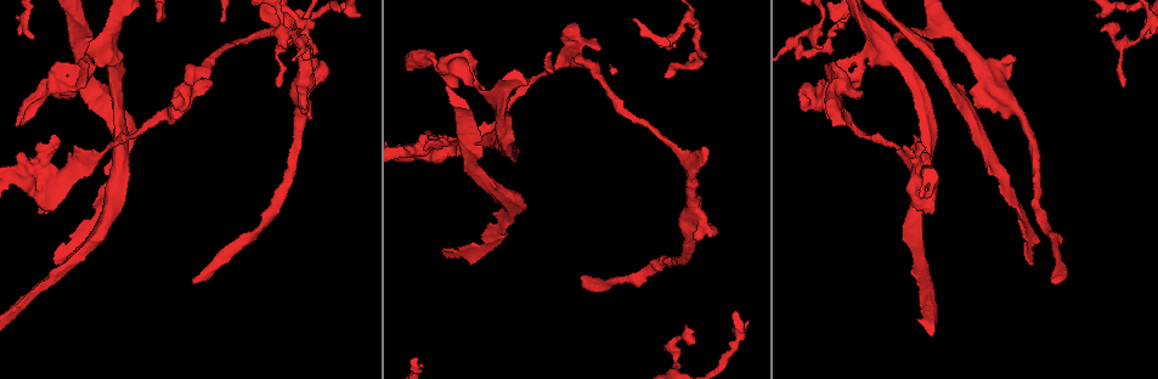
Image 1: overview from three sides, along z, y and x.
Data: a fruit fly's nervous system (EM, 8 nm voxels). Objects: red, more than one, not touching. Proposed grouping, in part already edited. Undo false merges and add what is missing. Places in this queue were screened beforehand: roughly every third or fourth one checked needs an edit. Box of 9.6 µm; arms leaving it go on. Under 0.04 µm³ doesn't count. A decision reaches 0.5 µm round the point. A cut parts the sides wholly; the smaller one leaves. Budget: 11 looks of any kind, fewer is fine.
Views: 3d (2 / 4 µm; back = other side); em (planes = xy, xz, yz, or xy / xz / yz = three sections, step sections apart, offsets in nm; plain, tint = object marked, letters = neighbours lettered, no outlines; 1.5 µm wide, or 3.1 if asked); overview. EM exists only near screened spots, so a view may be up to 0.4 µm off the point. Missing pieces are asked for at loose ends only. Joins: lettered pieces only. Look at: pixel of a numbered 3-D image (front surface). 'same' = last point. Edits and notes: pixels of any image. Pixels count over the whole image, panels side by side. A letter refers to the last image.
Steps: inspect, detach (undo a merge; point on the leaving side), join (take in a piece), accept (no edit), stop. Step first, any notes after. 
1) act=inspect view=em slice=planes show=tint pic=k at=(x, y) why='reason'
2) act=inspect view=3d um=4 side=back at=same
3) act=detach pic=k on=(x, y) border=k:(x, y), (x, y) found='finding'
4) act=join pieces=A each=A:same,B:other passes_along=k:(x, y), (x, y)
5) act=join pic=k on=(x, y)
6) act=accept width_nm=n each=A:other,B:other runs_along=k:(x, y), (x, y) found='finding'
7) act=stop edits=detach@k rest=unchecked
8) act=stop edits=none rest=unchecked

act=inspect view=3d um=2 pic=1 at=(182, 100) why='sharp bend'

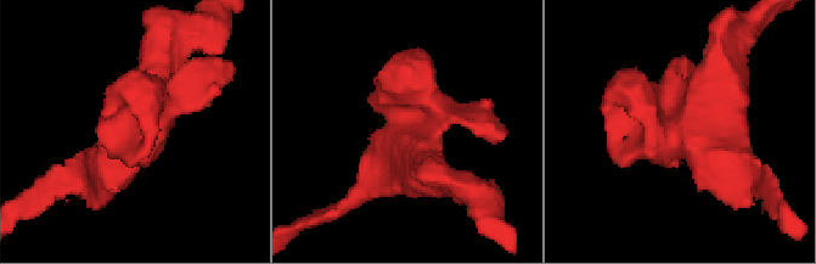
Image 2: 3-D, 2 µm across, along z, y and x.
act=inspect view=em slice=planes show=letters pic=2 at=(130, 132)

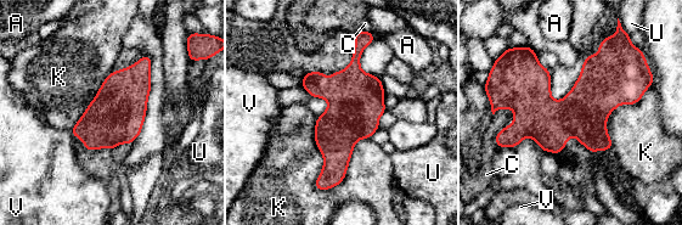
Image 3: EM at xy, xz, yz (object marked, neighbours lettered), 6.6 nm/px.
act=accept each=A:other,C:other,K:other,U:other,V:other found='continuous, no second neuron'

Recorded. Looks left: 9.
act=inspect view=3d um=4 pic=1 at=(691, 234)

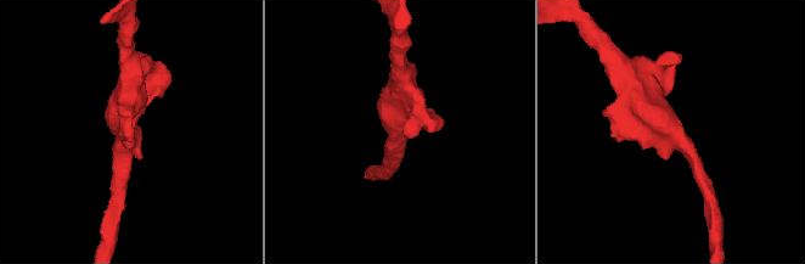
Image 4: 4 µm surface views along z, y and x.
act=inspect view=em slice=planes show=letters pic=4 at=(399, 130) arm_widths_nm=220,420

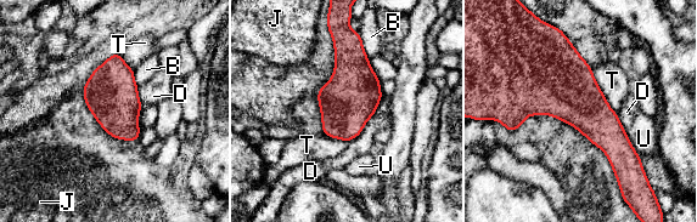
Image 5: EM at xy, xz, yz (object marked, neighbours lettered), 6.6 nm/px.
act=accept each=B:other,D:other,J:other,T:other,U:other border=5:(590, 68), (605, 100), (616, 113) found='one neuron here'

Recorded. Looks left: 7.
act=inspect view=em um=3.1 slice=xy step=16 show=letters pic=1 at=(52, 137) why='an open end'

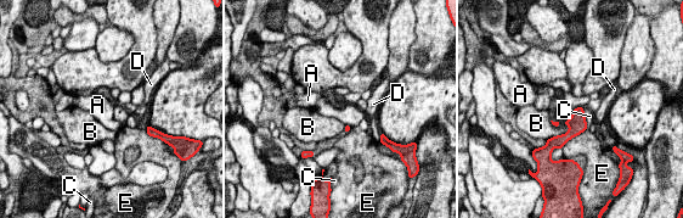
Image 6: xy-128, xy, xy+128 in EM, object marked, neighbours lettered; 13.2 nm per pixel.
act=inspect view=em um=3.1 slice=planes show=letters at=same why='cut it another way'

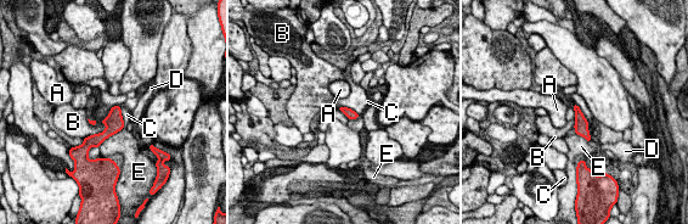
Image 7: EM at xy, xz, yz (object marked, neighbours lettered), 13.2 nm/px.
act=accept each=A:other,B:other,C:other,D:other,E:other border=7:(339, 107), (350, 107), (360, 115) found='no lettered piece goes on from it'

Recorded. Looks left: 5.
act=inspect view=em slice=xz step=8 show=tint pic=1 at=(37, 111) why='branch stops here'

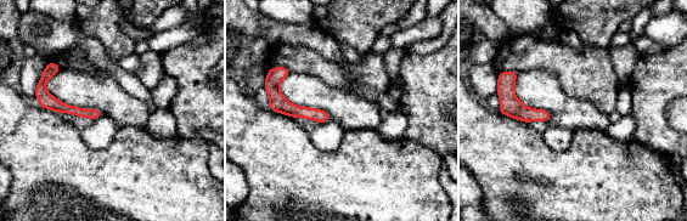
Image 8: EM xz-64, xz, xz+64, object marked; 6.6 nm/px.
act=inspect view=em slice=xy step=4 show=letters at=same

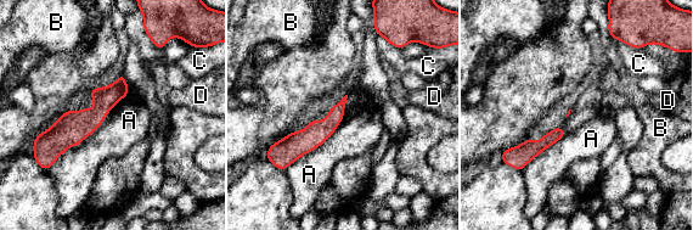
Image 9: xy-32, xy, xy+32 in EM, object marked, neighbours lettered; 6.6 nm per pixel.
act=accept each=A:other,B:other,C:other,D:other runs_along=9:(122, 78), (120, 85), (51, 157) found='none of them fits'

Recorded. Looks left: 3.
act=stop edits=none rest=unchecked

